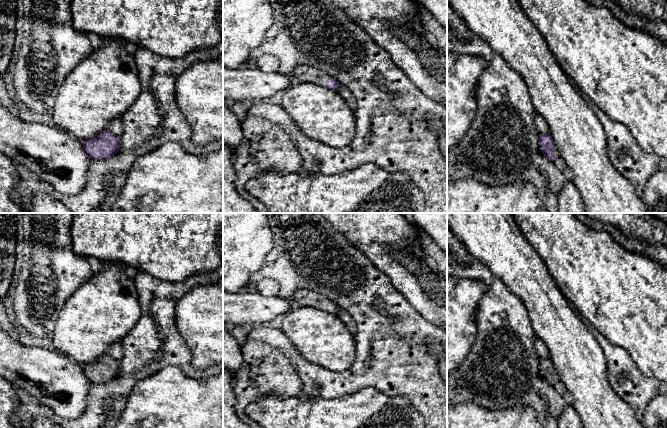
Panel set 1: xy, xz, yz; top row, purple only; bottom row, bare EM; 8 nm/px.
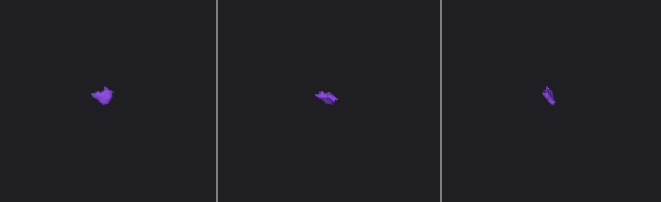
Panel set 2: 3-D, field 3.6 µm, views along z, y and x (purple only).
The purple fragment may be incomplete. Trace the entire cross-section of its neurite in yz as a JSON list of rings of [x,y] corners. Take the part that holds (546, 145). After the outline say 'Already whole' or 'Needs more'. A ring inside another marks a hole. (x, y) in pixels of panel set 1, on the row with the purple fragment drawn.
[[[539,134],[539,149],[545,156],[552,160],[555,166],[562,172],[568,167],[559,150],[555,147],[550,134]]]. Needs more

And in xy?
[[[104,131],[99,137],[84,142],[83,148],[94,159],[105,159],[115,155],[119,149],[120,138],[110,131]]]. Already whole

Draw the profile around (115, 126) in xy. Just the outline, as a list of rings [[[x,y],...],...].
[[[113,119],[108,125],[108,131],[112,134],[121,136],[123,132],[123,124],[121,119]]]

